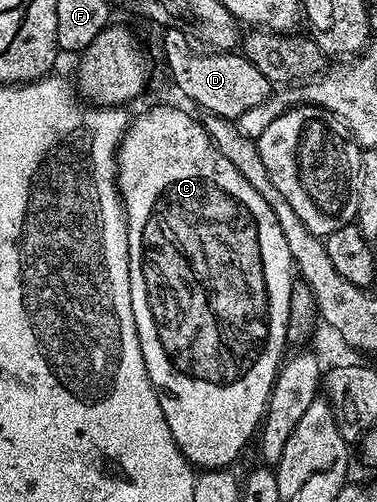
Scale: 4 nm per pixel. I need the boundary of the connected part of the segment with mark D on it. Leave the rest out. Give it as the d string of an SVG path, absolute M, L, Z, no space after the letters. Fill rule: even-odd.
M168 28L162 34L163 56L167 59L167 68L171 71L176 86L197 107L204 108L204 113L235 120L245 114L245 110L261 106L261 102L265 102L267 97L272 95L273 86L265 78L265 74L261 74L261 70L257 70L257 66L253 66L253 62L249 62L247 57L238 51L200 50L180 28Z

